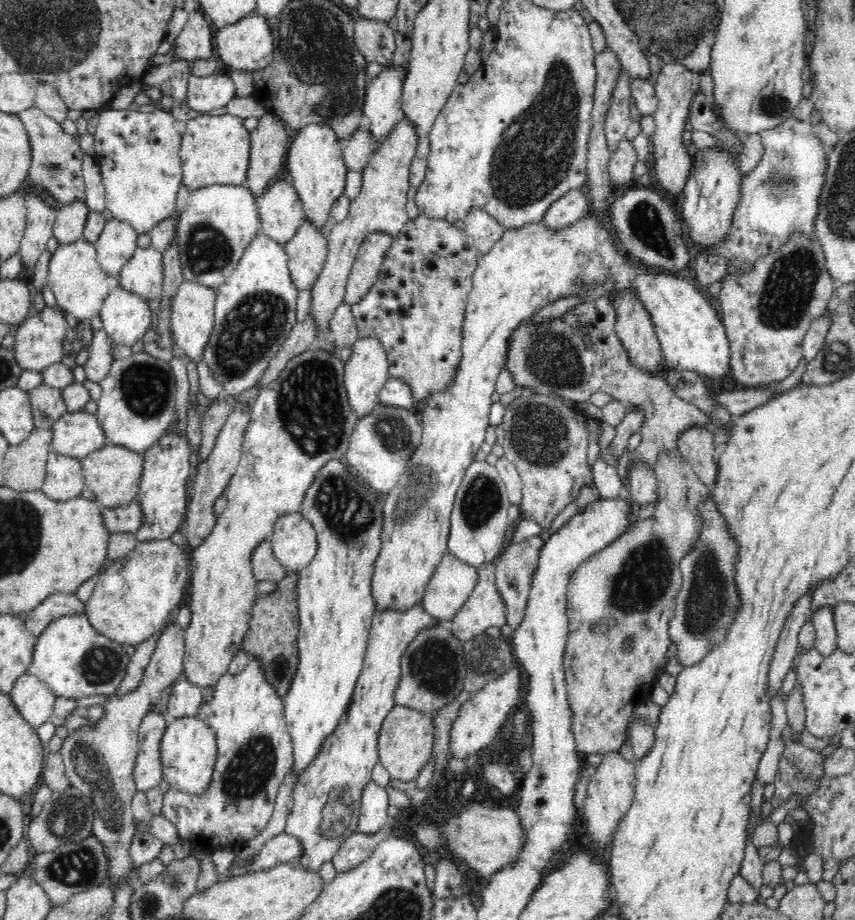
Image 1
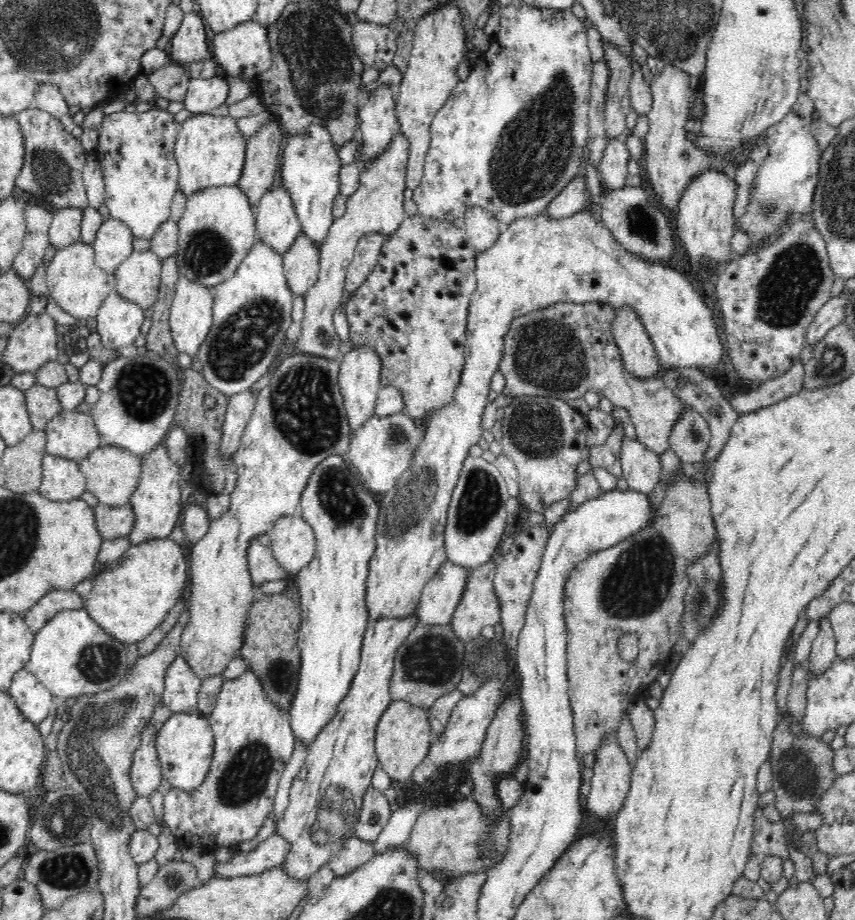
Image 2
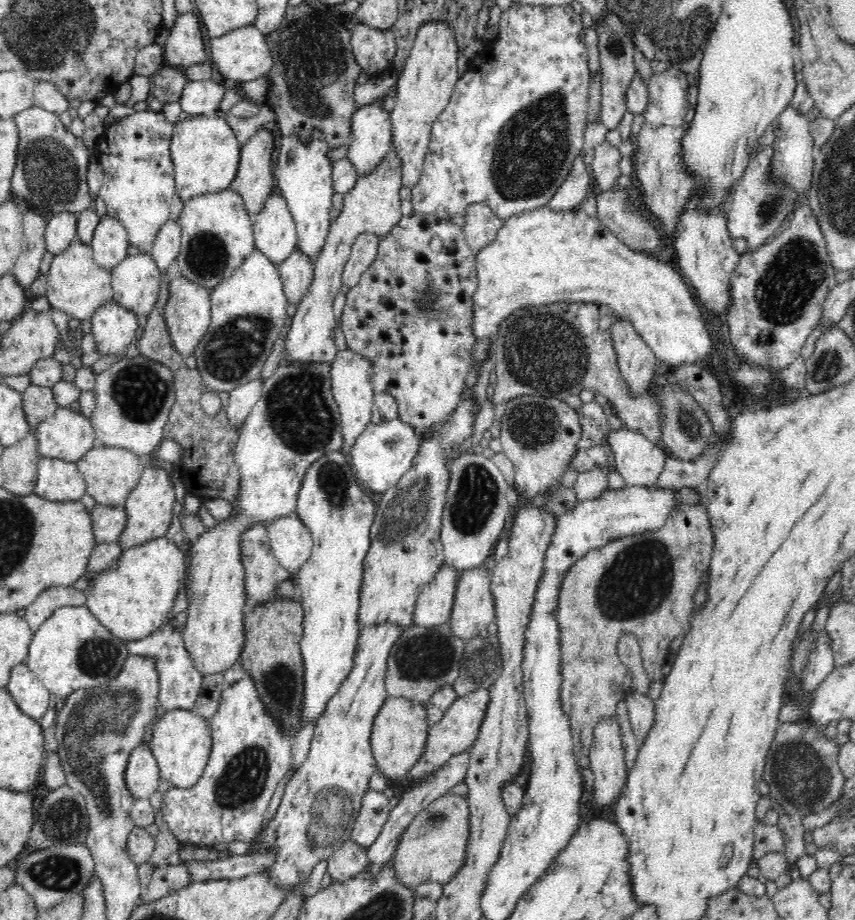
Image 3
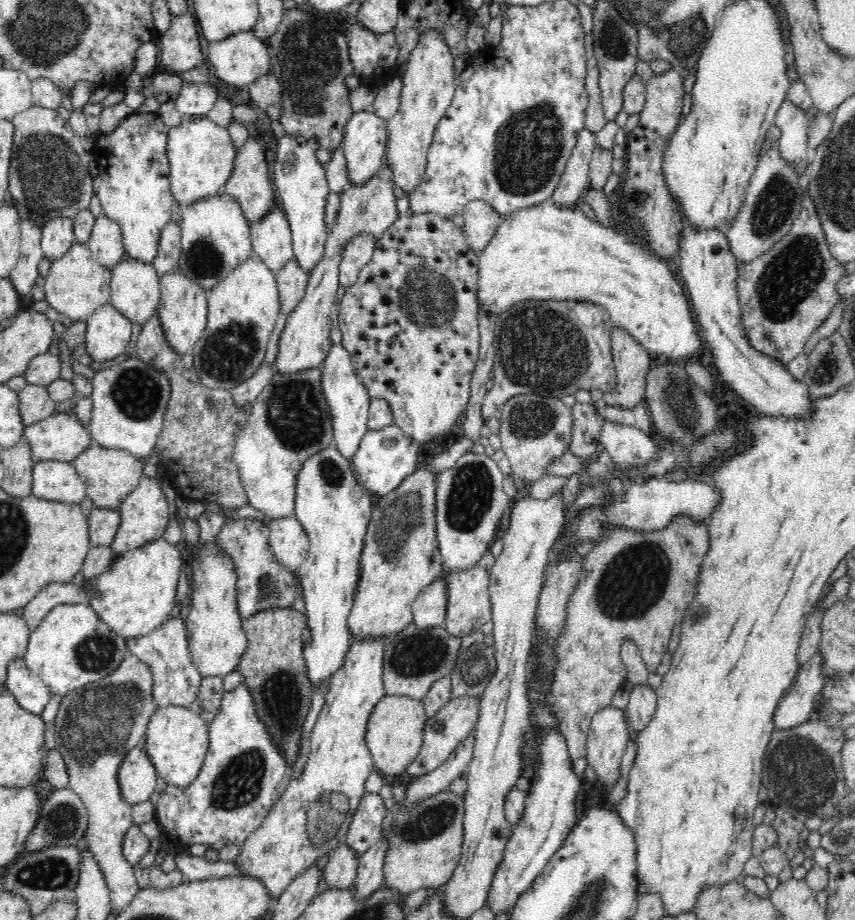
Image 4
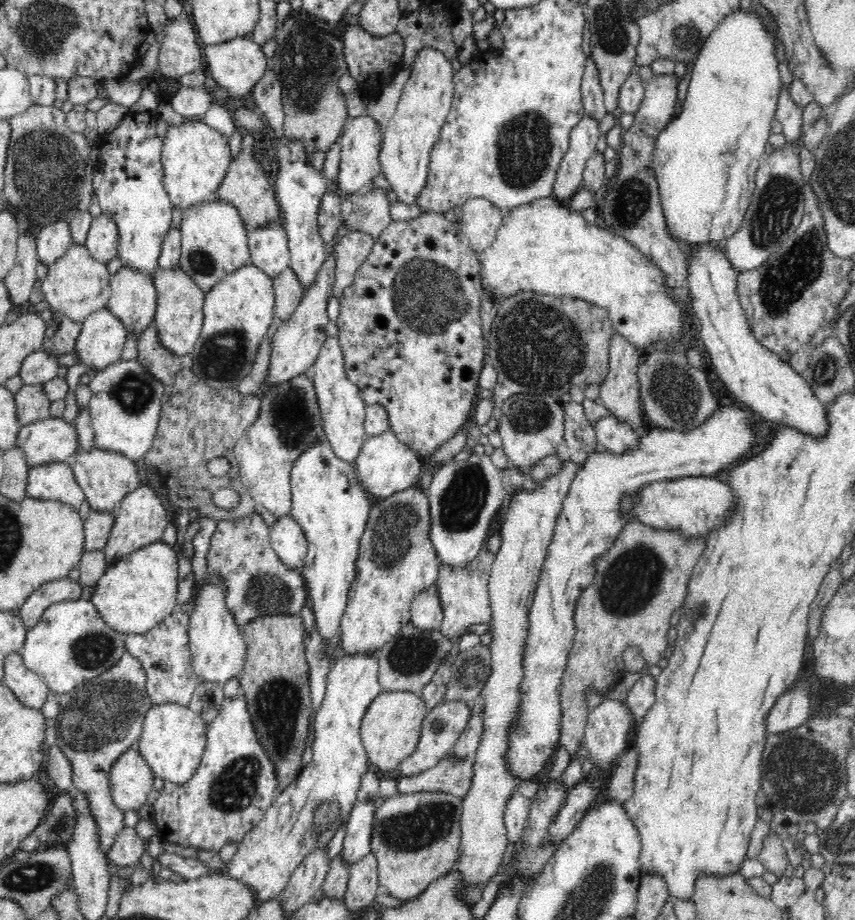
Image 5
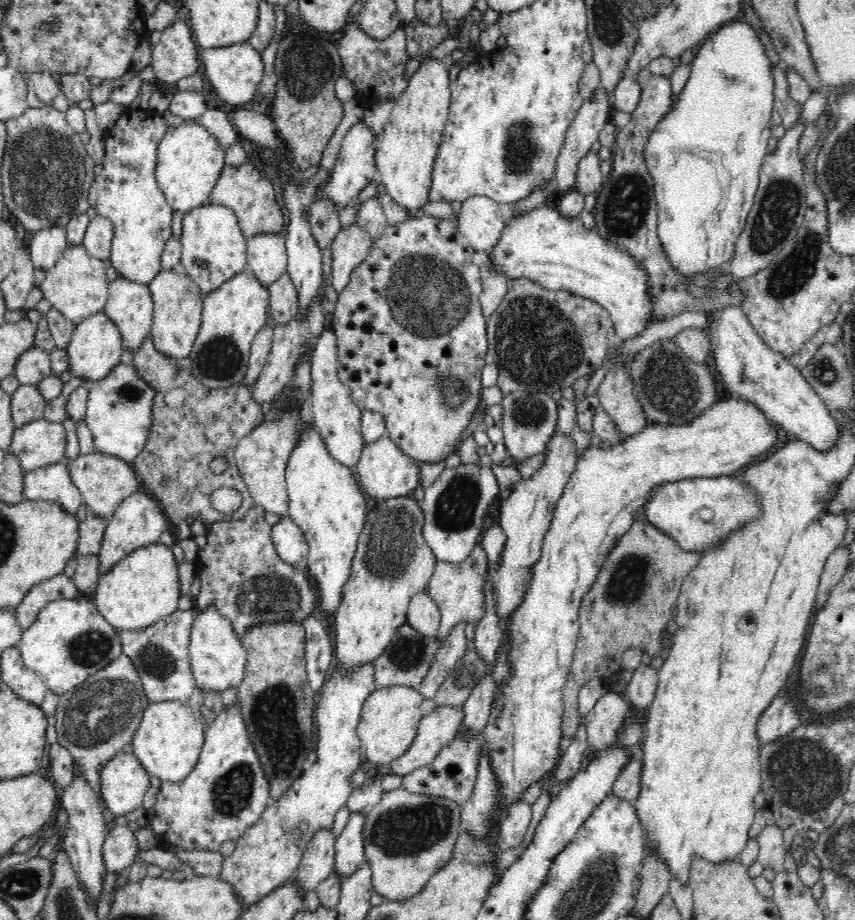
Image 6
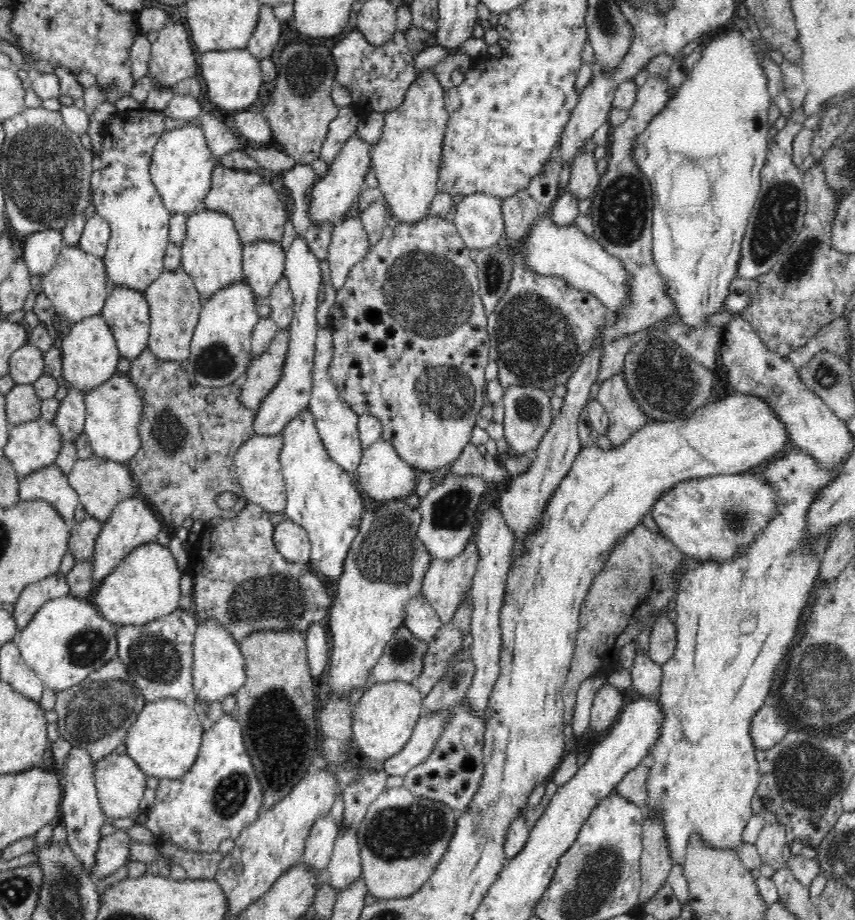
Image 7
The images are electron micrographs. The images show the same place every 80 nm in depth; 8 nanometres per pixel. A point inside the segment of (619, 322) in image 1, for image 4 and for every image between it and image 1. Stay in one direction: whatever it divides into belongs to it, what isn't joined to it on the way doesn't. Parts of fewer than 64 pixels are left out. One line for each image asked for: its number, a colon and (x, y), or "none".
2: (639, 356)
3: (637, 362)
4: (632, 362)

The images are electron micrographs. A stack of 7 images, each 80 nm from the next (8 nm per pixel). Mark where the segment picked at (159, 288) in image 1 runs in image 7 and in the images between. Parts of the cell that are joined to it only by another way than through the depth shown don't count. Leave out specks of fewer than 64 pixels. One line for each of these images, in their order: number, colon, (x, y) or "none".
2: (138, 278)
3: (136, 280)
4: (135, 285)
5: (133, 299)
6: (130, 306)
7: (127, 312)

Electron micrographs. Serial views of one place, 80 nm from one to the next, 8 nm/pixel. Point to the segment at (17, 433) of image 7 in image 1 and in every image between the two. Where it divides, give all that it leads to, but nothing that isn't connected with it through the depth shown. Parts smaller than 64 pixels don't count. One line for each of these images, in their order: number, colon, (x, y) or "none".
1: (76, 434)
2: (73, 435)
3: (65, 435)
4: (62, 437)
5: (51, 440)
6: (39, 443)

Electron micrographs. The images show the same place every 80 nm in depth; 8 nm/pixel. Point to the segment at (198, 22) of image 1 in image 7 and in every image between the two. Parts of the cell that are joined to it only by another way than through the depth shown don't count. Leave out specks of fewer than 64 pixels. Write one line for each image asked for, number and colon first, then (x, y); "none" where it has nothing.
2: (189, 44)
3: (183, 46)
4: (180, 50)
5: (179, 54)
6: (175, 57)
7: (171, 60)

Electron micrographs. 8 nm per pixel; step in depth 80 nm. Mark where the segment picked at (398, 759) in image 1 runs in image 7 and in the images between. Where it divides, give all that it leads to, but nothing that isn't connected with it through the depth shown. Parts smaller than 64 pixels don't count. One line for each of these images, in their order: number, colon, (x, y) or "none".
2: (403, 738)
3: (398, 738)
4: (394, 735)
5: (390, 730)
6: (389, 719)
7: (383, 721)

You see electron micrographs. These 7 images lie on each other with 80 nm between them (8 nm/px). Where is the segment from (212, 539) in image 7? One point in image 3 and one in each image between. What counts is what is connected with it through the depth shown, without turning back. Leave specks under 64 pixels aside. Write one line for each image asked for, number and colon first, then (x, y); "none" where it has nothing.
3: (262, 572)
4: (262, 582)
5: (258, 583)
6: (240, 572)

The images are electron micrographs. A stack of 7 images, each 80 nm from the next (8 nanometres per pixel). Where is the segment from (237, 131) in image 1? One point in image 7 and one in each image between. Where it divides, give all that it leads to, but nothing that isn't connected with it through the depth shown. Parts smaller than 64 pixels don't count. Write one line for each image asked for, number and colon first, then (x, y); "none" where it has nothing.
2: (210, 150)
3: (205, 152)
4: (200, 153)
5: (195, 157)
6: (189, 158)
7: (181, 167)

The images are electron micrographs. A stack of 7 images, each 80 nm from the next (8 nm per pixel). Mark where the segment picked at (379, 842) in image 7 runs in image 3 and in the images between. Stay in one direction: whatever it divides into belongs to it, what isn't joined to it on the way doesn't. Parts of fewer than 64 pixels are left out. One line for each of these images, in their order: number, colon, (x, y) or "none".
3: (433, 849)
4: (424, 843)
5: (416, 838)
6: (407, 838)

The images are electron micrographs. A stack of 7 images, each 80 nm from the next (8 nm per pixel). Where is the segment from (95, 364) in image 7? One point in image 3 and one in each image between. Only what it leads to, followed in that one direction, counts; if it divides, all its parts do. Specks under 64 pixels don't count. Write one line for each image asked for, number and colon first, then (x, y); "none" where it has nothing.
3: (113, 327)
4: (108, 334)
5: (102, 337)
6: (96, 346)

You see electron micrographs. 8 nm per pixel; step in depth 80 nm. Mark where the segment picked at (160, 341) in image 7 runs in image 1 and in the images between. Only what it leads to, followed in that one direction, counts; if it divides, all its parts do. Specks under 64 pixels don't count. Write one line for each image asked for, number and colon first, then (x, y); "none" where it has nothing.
1: (193, 310)
2: (191, 314)
3: (188, 312)
4: (182, 310)
5: (179, 317)
6: (177, 301)

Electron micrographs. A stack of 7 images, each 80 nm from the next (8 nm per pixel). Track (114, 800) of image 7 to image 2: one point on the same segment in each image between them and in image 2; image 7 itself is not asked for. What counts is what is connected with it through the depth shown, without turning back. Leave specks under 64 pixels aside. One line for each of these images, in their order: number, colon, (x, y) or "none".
2: (145, 773)
3: (142, 777)
4: (137, 777)
5: (131, 778)
6: (124, 782)

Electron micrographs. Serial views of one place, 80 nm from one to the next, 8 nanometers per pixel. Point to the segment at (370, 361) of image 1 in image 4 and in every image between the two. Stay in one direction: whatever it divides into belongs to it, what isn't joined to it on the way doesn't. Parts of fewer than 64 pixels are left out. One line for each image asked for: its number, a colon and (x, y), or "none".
2: (359, 378)
3: (349, 372)
4: (343, 391)

